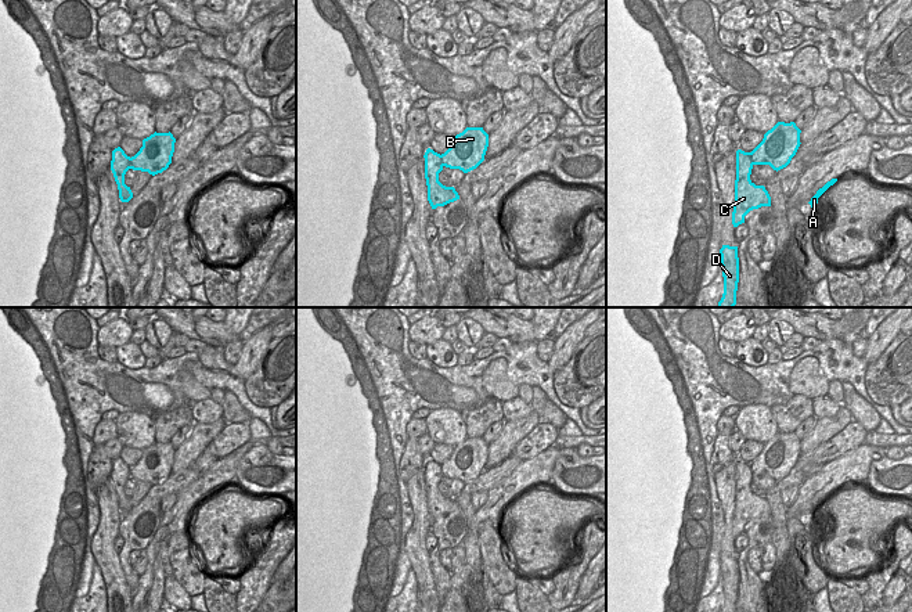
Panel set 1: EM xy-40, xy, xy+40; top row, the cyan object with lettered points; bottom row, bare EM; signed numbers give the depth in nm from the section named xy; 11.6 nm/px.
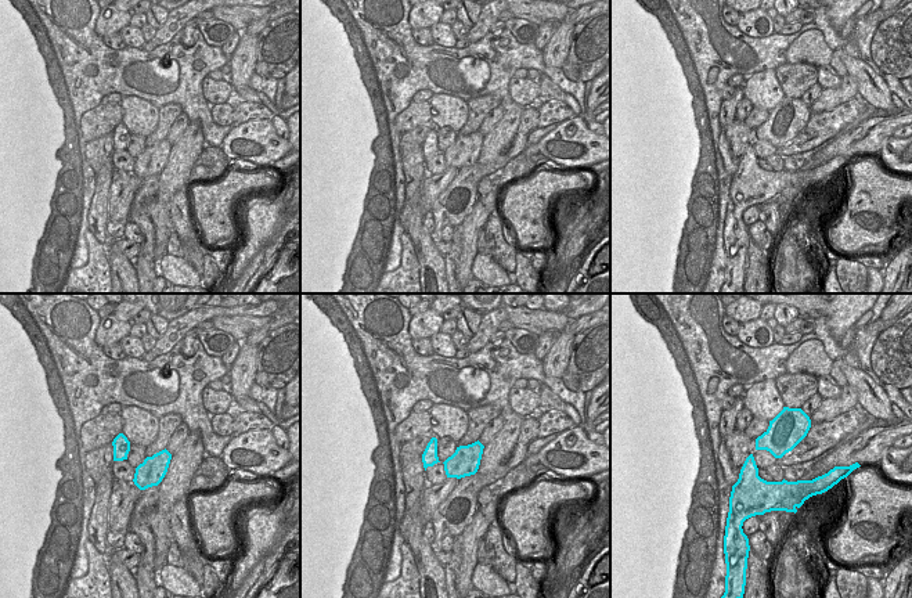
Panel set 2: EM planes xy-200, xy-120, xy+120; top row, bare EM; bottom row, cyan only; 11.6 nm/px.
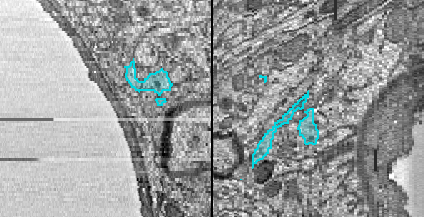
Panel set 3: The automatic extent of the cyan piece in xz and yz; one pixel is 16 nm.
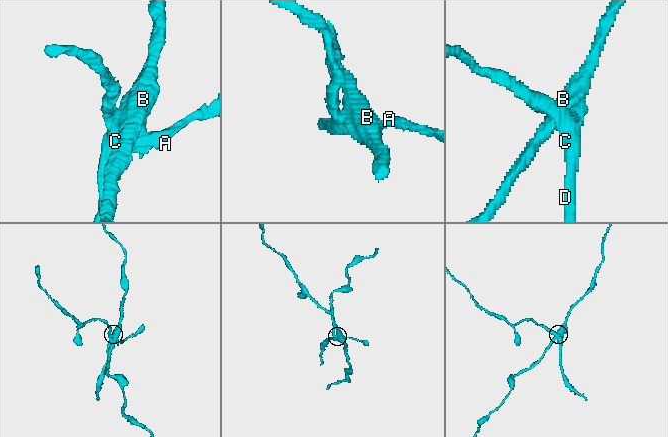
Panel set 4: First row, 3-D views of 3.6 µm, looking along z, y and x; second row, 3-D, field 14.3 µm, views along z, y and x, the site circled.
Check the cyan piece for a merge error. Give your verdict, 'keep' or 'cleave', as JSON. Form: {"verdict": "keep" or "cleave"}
{"verdict": "cleave"}

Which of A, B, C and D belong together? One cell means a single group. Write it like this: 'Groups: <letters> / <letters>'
Groups: A C D / B

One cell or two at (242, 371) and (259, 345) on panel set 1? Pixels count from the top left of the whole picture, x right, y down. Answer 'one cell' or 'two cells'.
one cell

